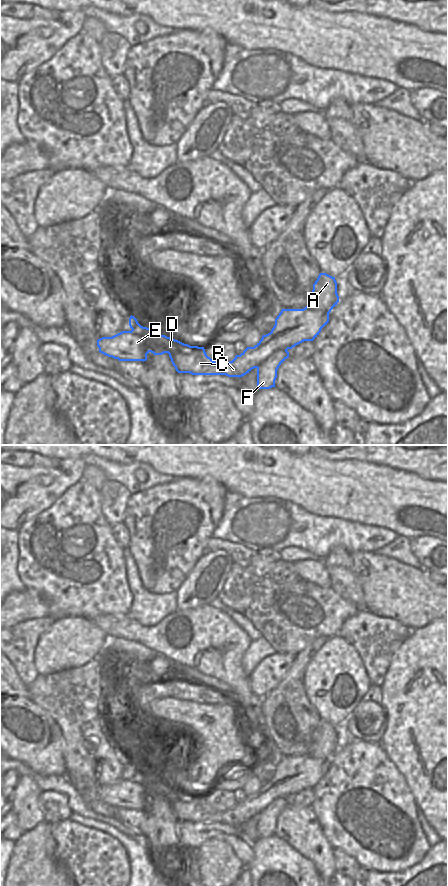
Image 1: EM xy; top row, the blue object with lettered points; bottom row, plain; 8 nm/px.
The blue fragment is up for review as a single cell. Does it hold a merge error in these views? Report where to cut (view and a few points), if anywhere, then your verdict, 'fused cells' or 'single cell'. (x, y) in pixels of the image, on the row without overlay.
xy (321, 770), (300, 772), (286, 763), (288, 777), (256, 815) | fused cells

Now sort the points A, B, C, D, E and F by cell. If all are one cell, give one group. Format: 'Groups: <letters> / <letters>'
Groups: A F / B C D E

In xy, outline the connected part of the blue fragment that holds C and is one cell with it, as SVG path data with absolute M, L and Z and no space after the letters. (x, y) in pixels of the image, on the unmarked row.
M282 757L271 780L263 783L254 795L247 795L228 811L216 811L207 804L204 795L190 794L178 788L141 774L134 764L129 766L131 779L122 779L112 785L97 788L99 800L119 809L146 809L149 800L154 803L168 801L178 821L192 823L226 823L242 825L269 807L275 798L272 793L287 780L289 770L286 763L292 763L300 773L321 770L323 776L329 770L329 761L310 757Z

